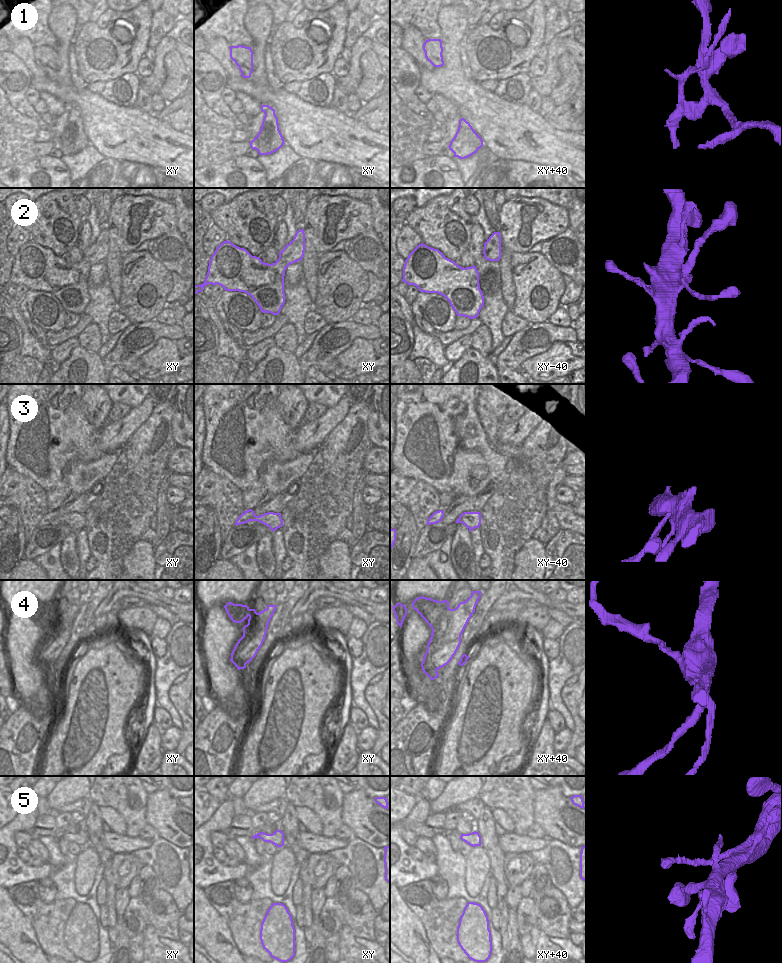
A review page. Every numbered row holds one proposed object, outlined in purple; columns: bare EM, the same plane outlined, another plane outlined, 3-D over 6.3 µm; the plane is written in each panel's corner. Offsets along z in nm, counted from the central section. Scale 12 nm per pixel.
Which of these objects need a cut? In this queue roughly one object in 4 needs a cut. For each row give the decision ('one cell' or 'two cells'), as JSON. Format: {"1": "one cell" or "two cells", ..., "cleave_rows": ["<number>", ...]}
{"1": "two cells", "2": "two cells", "3": "two cells", "4": "two cells", "5": "one cell", "cleave_rows": ["1", "2", "3", "4"]}

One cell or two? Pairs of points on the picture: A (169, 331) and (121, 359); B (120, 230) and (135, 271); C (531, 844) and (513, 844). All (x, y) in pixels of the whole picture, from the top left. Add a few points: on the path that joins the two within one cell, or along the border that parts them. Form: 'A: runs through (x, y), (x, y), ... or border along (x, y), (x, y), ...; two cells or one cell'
A: runs through (157, 331), (142, 348), (133, 354); one cell
B: border along (134, 250), (128, 251), (124, 255), (120, 274); two cells
C: runs through (527, 844), (517, 844); one cell

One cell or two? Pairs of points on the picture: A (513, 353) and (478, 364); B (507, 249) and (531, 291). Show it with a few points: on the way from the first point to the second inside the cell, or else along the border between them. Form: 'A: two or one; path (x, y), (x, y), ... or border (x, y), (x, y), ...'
A: two; border (492, 359), (496, 368)
B: two; border (527, 251), (512, 254), (512, 280)

